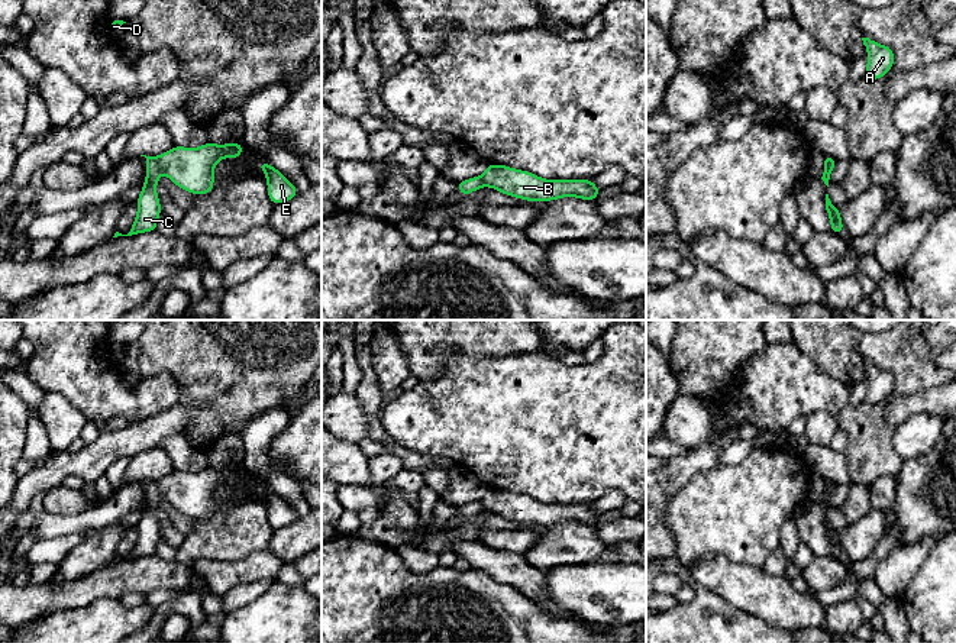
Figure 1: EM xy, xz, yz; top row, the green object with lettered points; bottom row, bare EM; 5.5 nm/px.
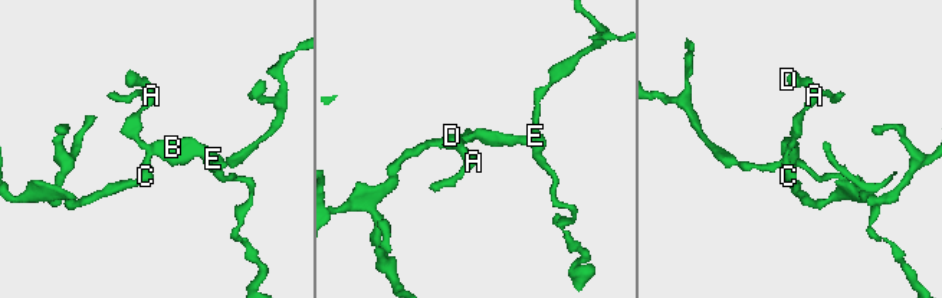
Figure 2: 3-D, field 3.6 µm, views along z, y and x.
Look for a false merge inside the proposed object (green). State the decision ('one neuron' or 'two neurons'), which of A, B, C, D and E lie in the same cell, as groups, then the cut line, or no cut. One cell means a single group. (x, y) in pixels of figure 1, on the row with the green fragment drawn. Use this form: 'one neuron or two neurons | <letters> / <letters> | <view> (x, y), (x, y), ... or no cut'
two neurons | A C D / B E | xy (155, 158), (161, 170)

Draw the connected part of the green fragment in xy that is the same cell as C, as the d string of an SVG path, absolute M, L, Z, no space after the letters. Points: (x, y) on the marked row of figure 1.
M141 155L141 156L146 158L145 162L146 181L143 182L142 193L136 201L138 216L133 220L133 226L127 235L122 235L116 232L113 238L132 236L143 232L156 230L156 223L161 213L161 204L155 187L158 185L161 168L155 156L146 156L146 155Z

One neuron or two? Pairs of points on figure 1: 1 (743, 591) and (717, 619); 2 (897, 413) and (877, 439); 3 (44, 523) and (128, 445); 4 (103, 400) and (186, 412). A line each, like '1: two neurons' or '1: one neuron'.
1: two neurons
2: two neurons
3: two neurons
4: two neurons

